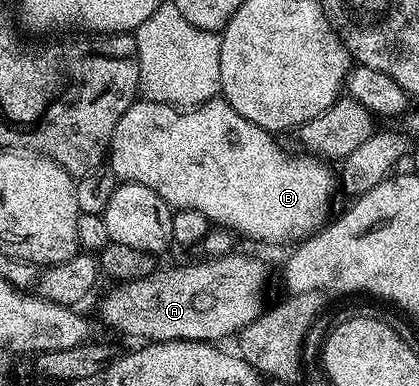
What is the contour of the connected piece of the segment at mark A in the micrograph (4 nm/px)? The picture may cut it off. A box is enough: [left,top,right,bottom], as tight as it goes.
[101,252,267,342]

